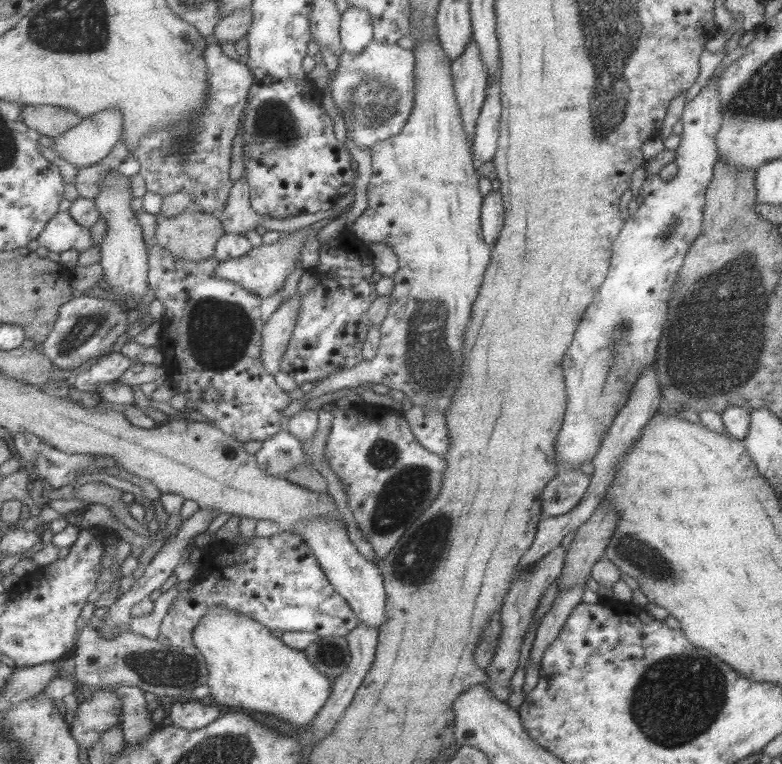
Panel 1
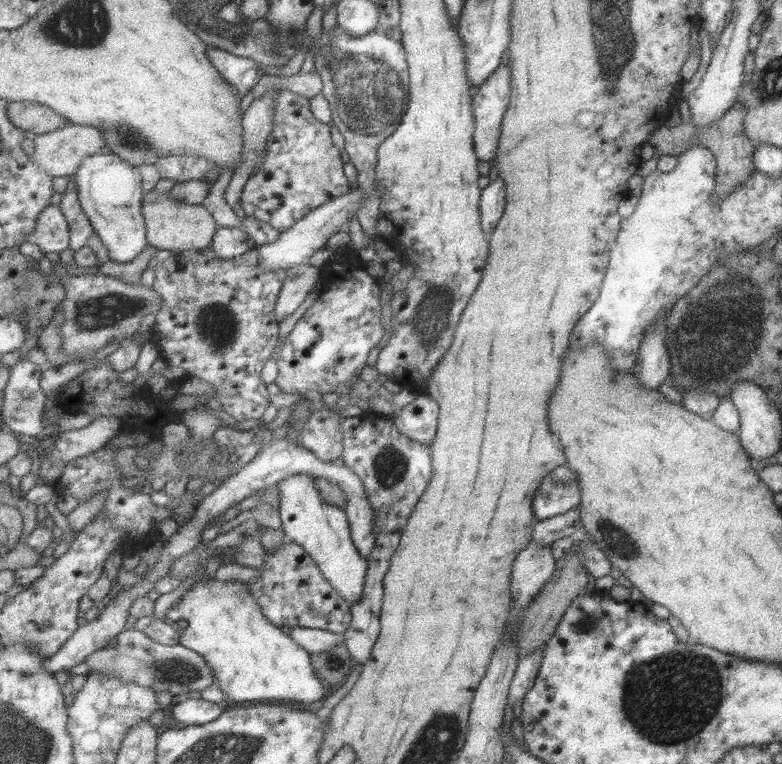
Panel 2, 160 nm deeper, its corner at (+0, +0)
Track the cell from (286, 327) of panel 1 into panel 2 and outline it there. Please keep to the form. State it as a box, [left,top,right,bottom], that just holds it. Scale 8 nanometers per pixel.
[276,263,321,322]

